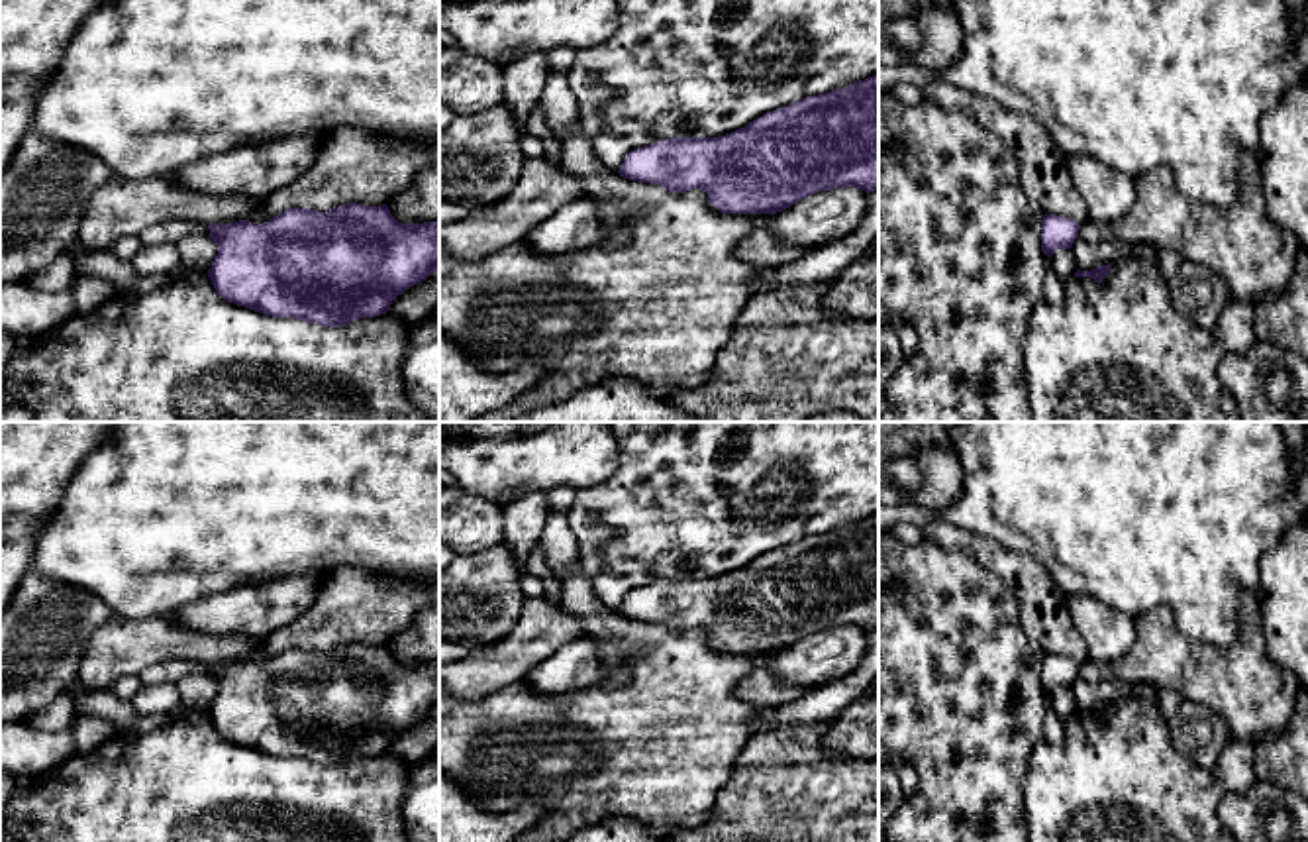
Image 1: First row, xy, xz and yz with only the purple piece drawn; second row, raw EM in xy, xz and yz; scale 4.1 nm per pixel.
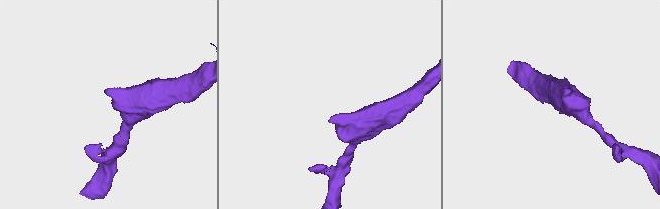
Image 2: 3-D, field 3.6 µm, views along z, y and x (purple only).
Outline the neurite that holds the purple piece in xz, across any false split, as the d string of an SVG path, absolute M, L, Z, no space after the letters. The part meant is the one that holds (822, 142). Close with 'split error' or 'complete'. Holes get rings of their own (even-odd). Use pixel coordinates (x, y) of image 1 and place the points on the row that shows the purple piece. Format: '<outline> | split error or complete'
M879 75L826 94L767 112L718 137L667 137L629 151L618 171L624 179L661 184L669 192L700 188L722 214L777 214L820 190L837 186L879 188Z | complete

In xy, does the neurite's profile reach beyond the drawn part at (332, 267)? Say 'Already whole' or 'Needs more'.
Already whole

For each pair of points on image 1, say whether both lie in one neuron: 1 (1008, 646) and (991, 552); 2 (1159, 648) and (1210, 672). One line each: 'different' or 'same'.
1: different
2: same

